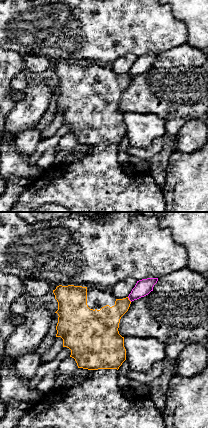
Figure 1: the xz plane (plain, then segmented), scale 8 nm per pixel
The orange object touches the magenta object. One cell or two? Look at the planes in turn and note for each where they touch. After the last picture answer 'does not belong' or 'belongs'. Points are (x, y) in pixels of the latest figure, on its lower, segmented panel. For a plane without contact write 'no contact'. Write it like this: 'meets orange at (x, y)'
meets orange at (128, 299)

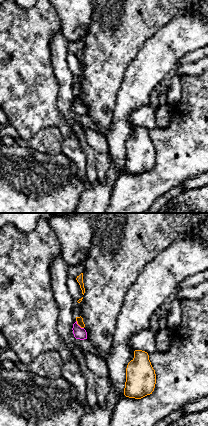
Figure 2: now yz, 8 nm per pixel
meets orange at (79, 325)

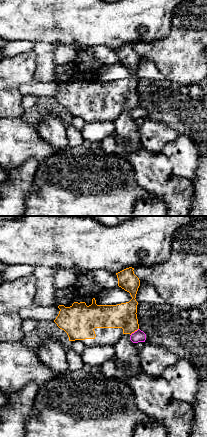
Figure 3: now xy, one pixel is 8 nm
meets orange at (134, 331)

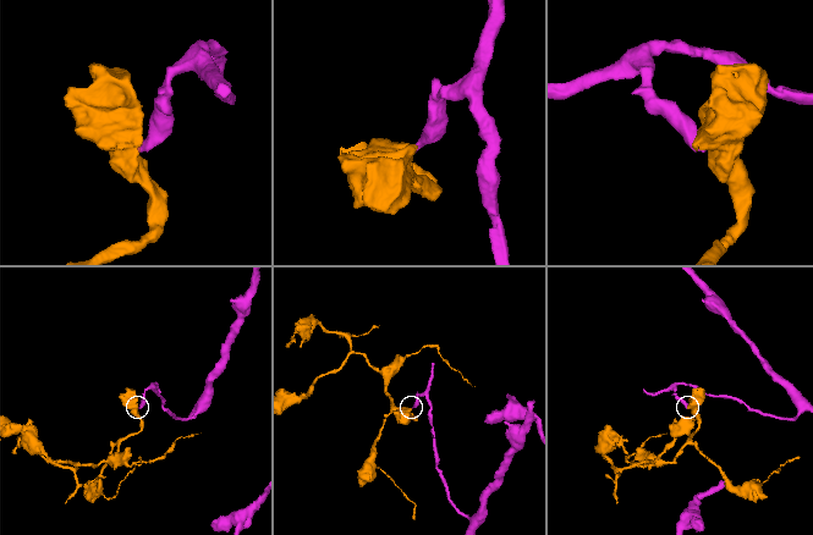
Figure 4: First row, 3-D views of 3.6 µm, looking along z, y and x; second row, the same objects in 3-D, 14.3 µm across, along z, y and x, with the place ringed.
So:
does not belong

